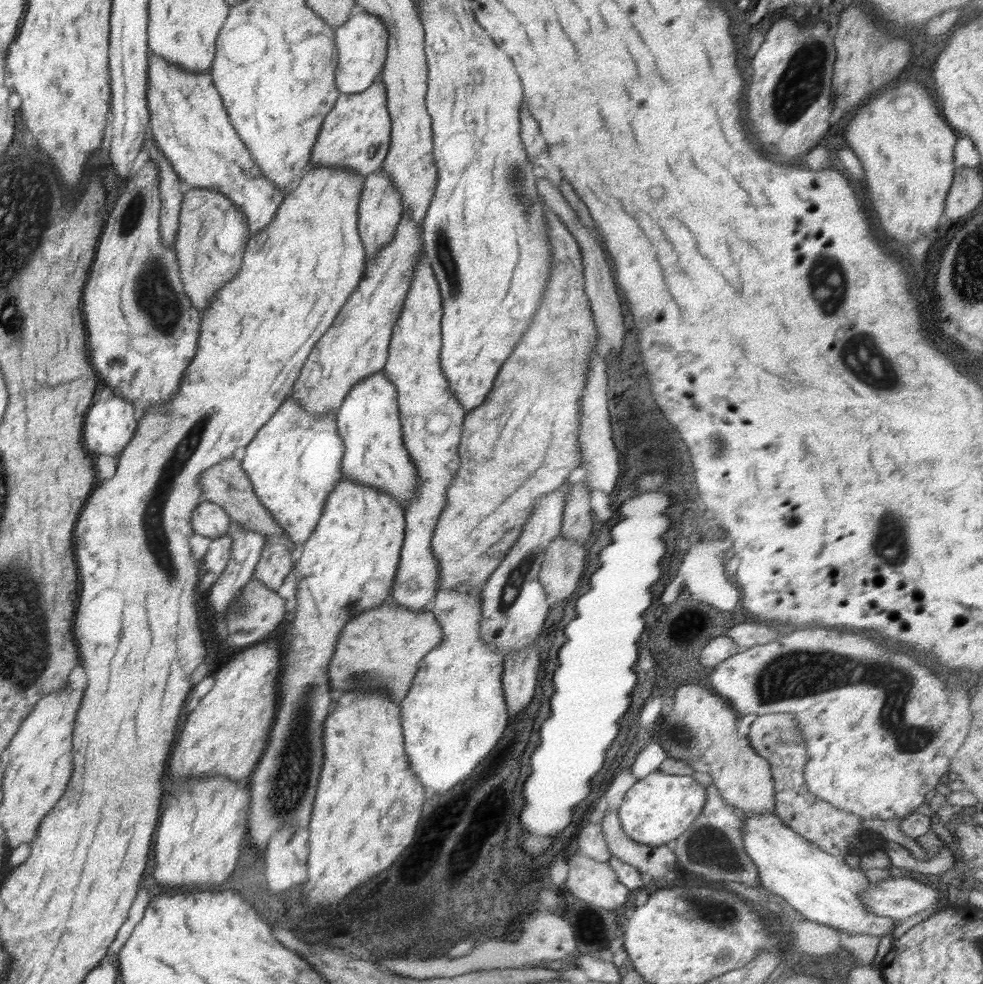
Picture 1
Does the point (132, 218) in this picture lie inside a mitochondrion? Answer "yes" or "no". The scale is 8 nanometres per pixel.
yes

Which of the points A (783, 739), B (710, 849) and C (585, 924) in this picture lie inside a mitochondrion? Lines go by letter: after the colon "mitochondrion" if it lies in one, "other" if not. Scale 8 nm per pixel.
A: mitochondrion
B: mitochondrion
C: other

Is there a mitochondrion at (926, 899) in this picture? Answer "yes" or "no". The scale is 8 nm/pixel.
no

